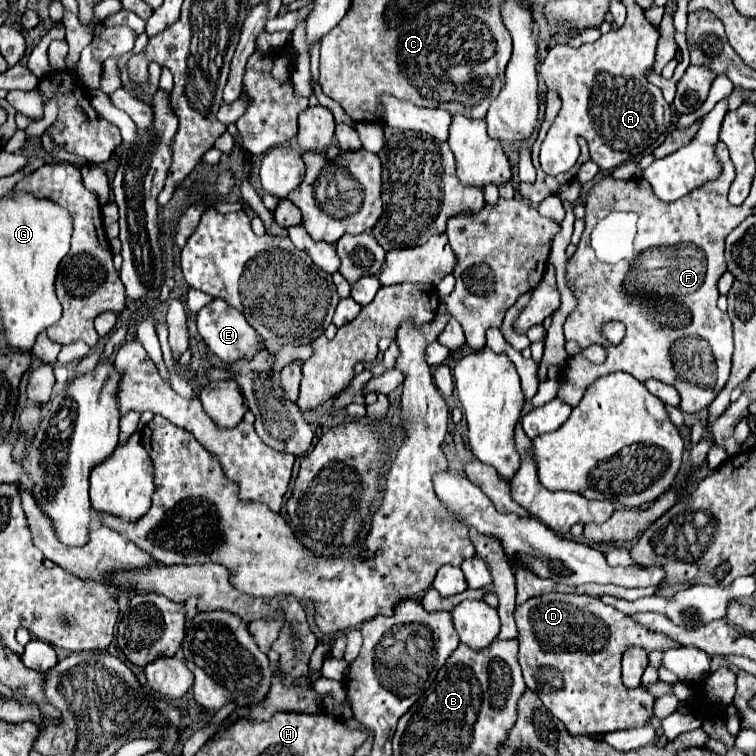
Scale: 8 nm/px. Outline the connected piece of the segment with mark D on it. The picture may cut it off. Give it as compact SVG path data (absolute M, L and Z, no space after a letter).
M550 592L550 594L542 594L542 596L536 596L536 598L530 598L526 600L522 606L516 606L516 612L514 612L514 618L516 618L516 626L518 626L518 642L520 642L520 652L518 652L518 662L522 660L522 674L524 674L524 680L526 680L526 686L538 694L538 698L542 700L542 704L566 726L566 730L570 734L584 734L584 736L592 736L592 734L608 734L608 732L614 732L614 730L628 730L628 728L640 728L640 726L648 726L650 724L650 718L654 716L652 712L652 706L654 706L654 698L646 690L646 688L640 686L637 689L628 689L623 685L621 678L621 659L622 654L626 648L630 646L642 646L642 648L648 648L648 652L652 652L654 648L662 648L662 650L668 650L672 646L678 646L674 644L674 640L666 640L666 636L658 636L656 632L648 632L644 626L638 626L638 622L634 622L632 618L628 618L626 614L618 612L616 608L612 606L606 606L600 598L592 598L592 596L578 596L578 594L560 594L560 592Z

